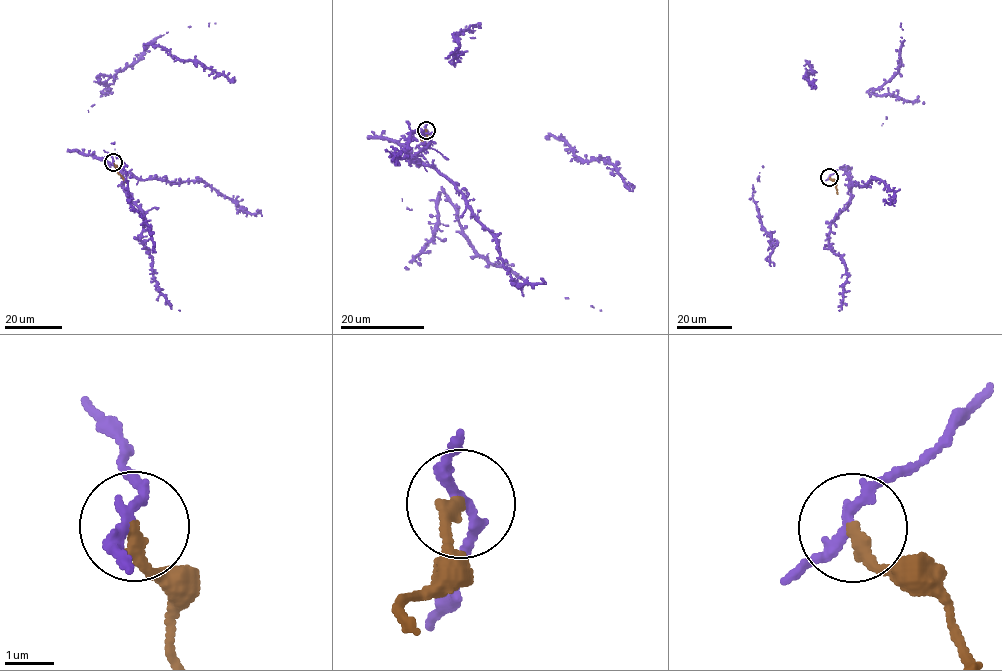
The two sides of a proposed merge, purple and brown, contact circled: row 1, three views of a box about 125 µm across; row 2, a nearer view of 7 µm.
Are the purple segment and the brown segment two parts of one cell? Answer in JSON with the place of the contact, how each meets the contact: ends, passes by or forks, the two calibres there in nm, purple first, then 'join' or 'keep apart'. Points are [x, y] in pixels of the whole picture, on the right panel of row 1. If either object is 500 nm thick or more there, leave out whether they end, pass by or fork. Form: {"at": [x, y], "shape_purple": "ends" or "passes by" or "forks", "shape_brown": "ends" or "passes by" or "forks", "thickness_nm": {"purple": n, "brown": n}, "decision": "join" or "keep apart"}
{"at": [829, 177], "shape_purple": "passes by", "shape_brown": "ends", "thickness_nm": {"purple": 200, "brown": 240}, "decision": "keep apart"}

